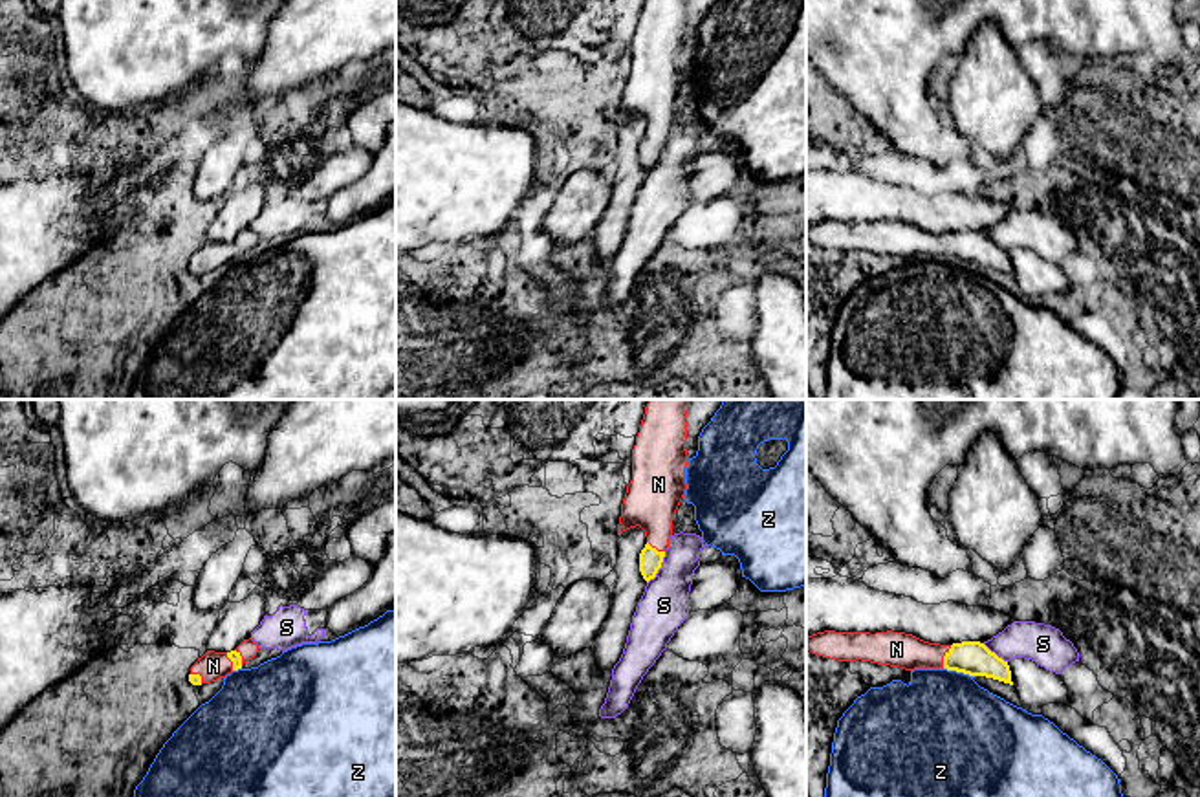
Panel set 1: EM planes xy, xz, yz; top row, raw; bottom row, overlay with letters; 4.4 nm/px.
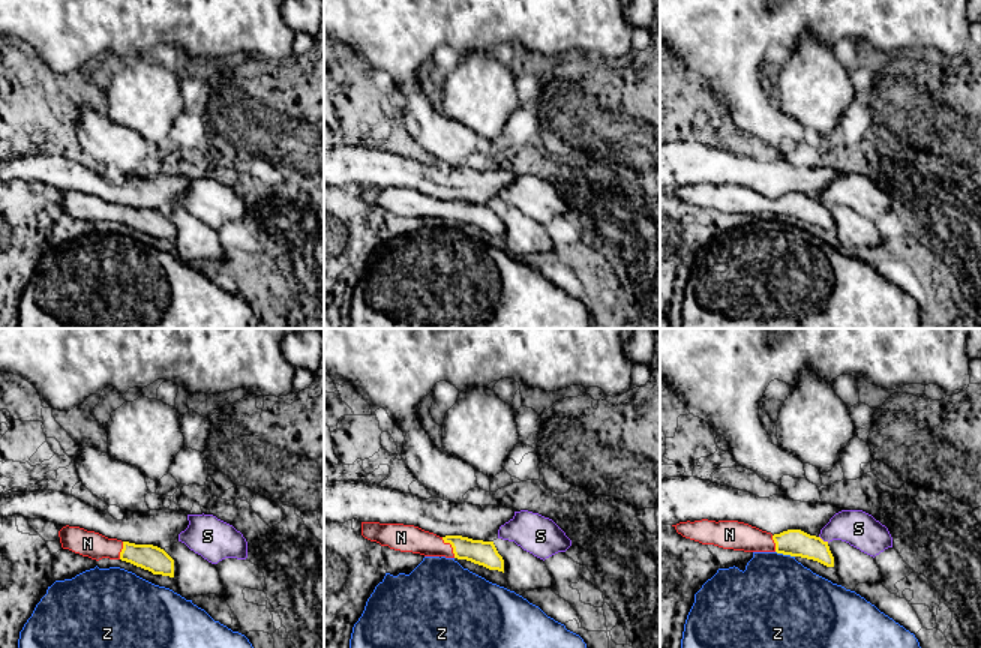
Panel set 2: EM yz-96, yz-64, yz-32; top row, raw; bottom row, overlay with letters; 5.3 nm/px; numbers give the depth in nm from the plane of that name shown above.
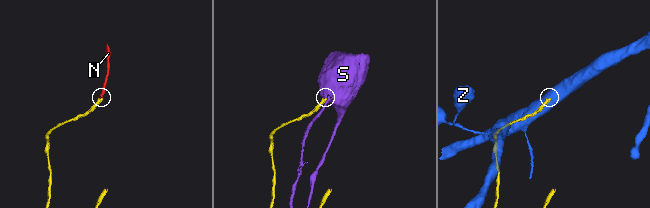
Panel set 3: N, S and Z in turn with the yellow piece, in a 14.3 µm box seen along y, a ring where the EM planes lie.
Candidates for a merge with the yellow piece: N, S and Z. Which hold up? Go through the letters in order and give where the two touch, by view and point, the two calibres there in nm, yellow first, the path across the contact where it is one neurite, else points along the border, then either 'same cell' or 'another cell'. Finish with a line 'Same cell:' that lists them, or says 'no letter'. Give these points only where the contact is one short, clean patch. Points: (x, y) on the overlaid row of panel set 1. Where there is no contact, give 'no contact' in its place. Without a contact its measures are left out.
N: meets yellow in yz at (944, 656); 150 nm thick on the yellow side, 160 nm on the other; runs through yz (973, 658), (944, 656), (896, 649); same cell
S: meets yellow in xz at (660, 567); 100 nm thick on the yellow side, 220 nm on the other; border along xz (665, 552), (658, 572), (647, 583); another cell
Z: meets yellow in yz at (959, 671); 150 nm thick on the yellow side, 480 nm on the other; another cell
Same cell: N

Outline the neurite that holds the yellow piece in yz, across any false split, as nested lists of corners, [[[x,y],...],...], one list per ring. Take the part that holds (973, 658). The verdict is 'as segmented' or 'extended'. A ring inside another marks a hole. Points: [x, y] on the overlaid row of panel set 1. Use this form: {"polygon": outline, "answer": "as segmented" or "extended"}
{"polygon": [[[835,632],[806,636],[806,649],[837,661],[870,661],[914,669],[947,669],[969,676],[986,676],[1013,685],[1008,661],[980,641],[940,645],[905,632]]], "answer": "extended"}

